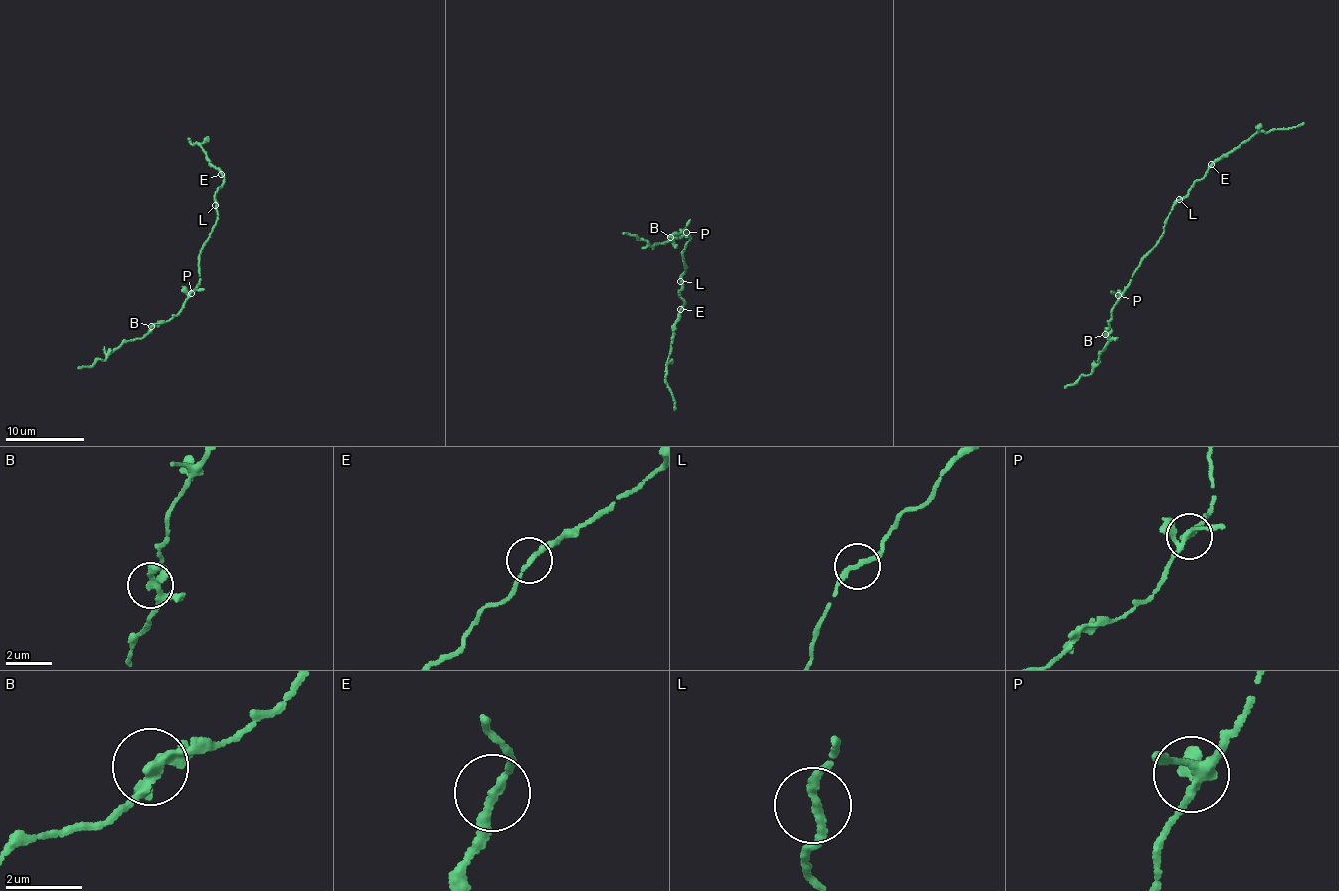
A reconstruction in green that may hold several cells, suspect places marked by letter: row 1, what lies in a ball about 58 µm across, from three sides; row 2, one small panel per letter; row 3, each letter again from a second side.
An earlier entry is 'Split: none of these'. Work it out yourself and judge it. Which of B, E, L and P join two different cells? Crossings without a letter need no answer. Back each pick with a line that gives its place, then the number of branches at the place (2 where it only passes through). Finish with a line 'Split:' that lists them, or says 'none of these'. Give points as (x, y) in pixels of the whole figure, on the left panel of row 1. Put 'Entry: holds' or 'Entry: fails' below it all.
Split: none of these
Entry: holds

